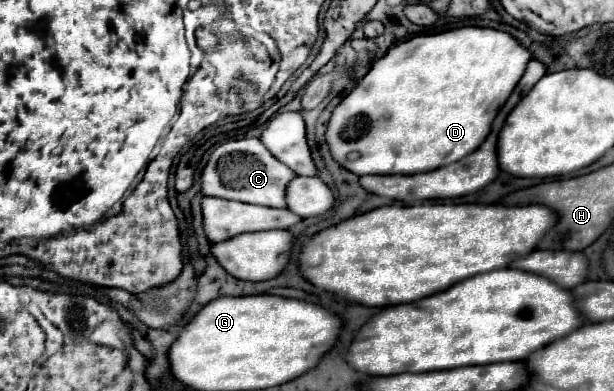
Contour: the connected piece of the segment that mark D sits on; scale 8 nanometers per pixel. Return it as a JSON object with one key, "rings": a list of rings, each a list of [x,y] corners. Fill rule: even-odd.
{"rings":[[[464,26],[464,28],[446,30],[446,32],[438,32],[438,34],[420,34],[420,36],[406,40],[406,42],[400,42],[400,44],[392,46],[386,52],[386,56],[382,56],[380,60],[376,60],[372,64],[370,72],[356,84],[356,88],[332,112],[332,118],[330,118],[328,130],[326,130],[326,142],[330,146],[330,154],[340,166],[344,166],[346,170],[350,170],[358,176],[364,176],[364,174],[418,174],[418,172],[448,166],[450,162],[456,162],[456,160],[464,158],[466,154],[474,152],[484,142],[484,138],[490,134],[490,126],[492,126],[492,120],[494,120],[498,108],[510,98],[510,94],[514,92],[522,74],[526,72],[526,66],[530,60],[532,60],[532,52],[528,48],[518,44],[516,38],[512,38],[510,34],[494,30],[494,28]],[[352,152],[358,152],[360,156],[356,160],[350,160]]]}

